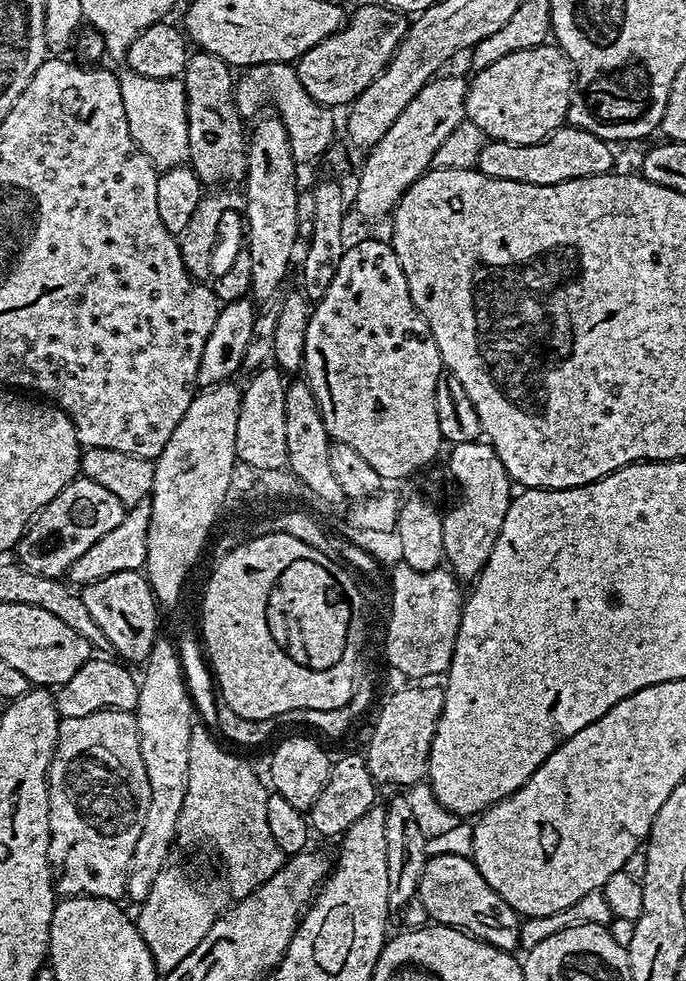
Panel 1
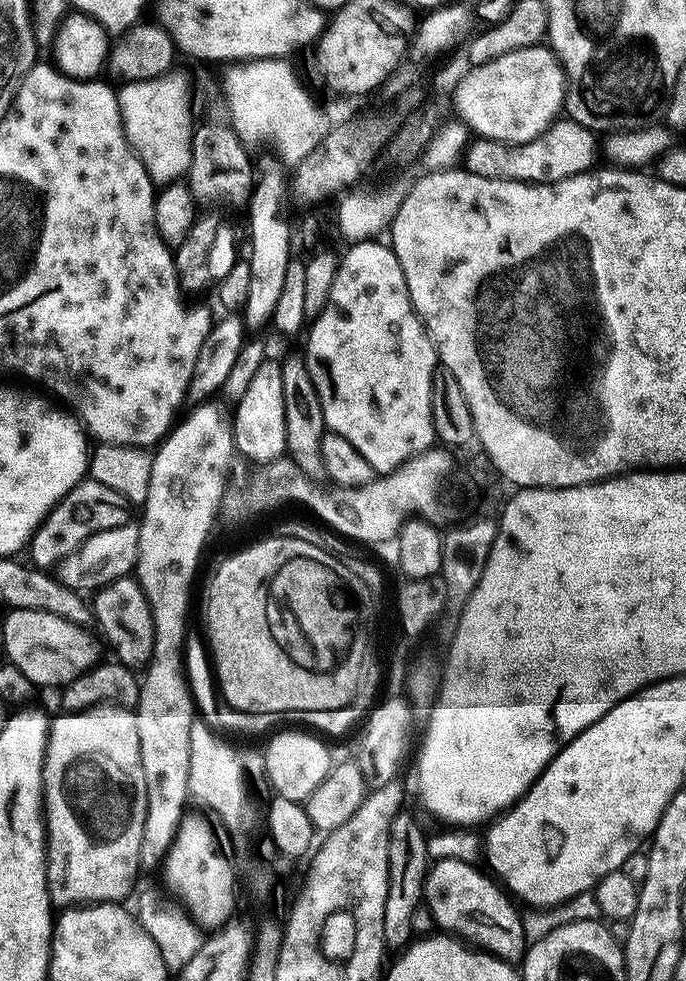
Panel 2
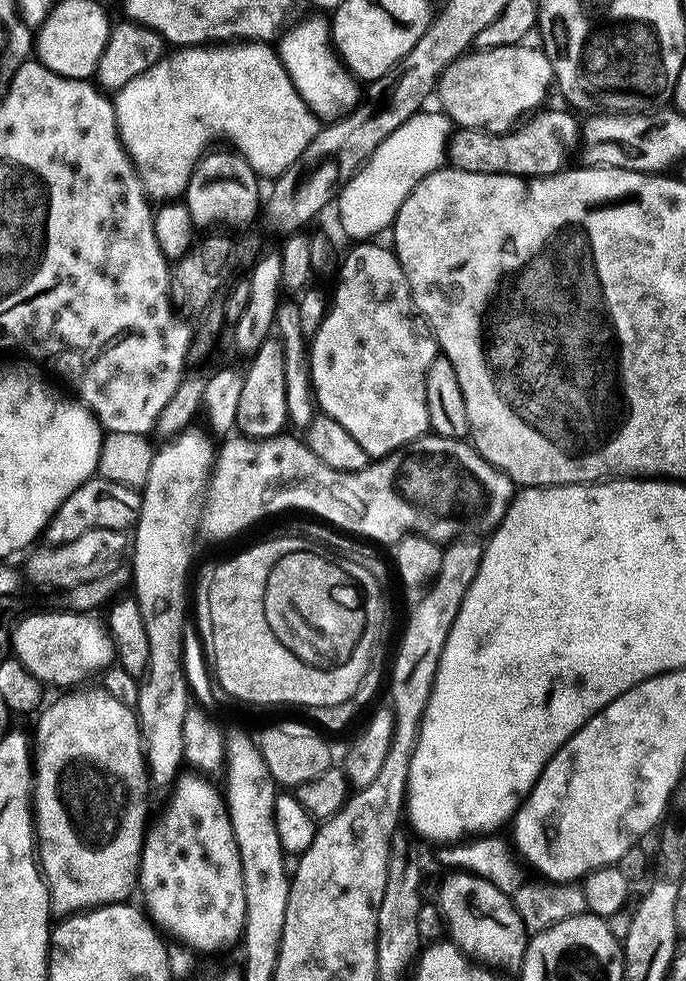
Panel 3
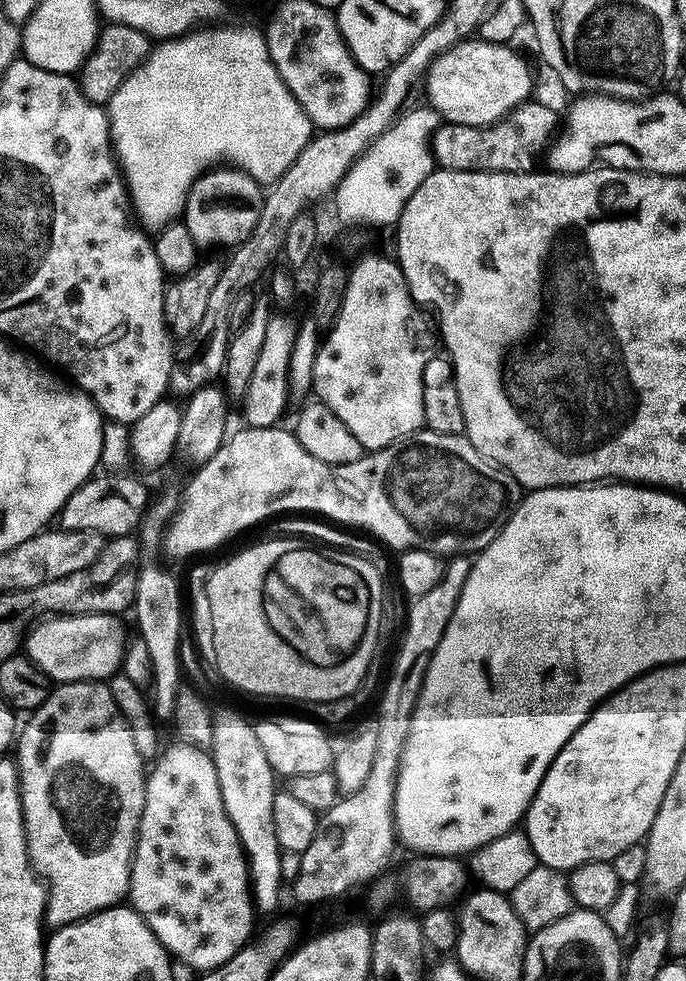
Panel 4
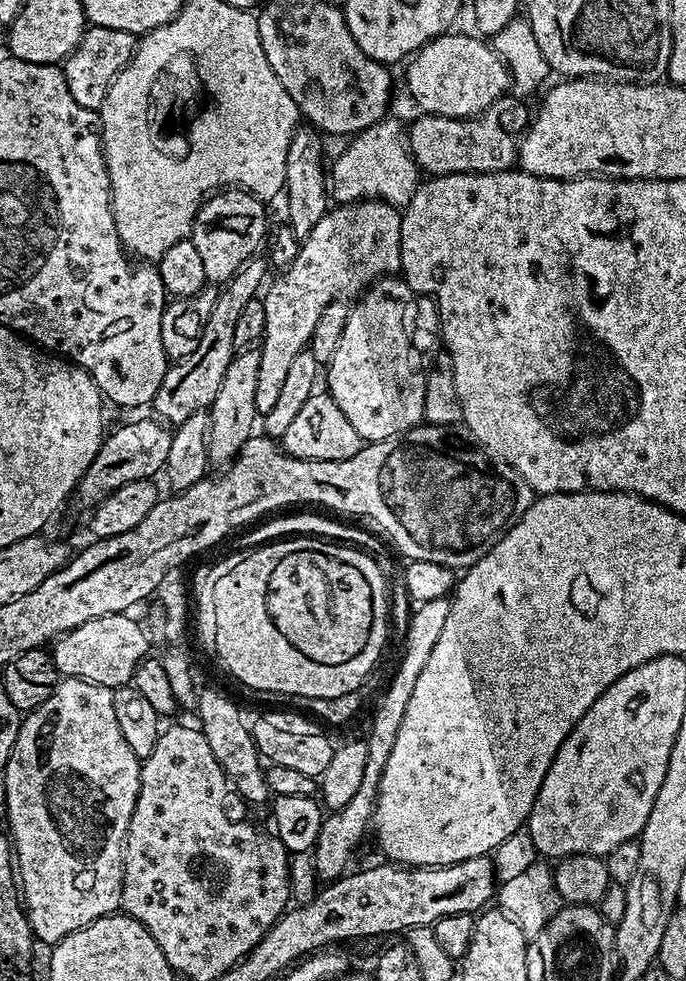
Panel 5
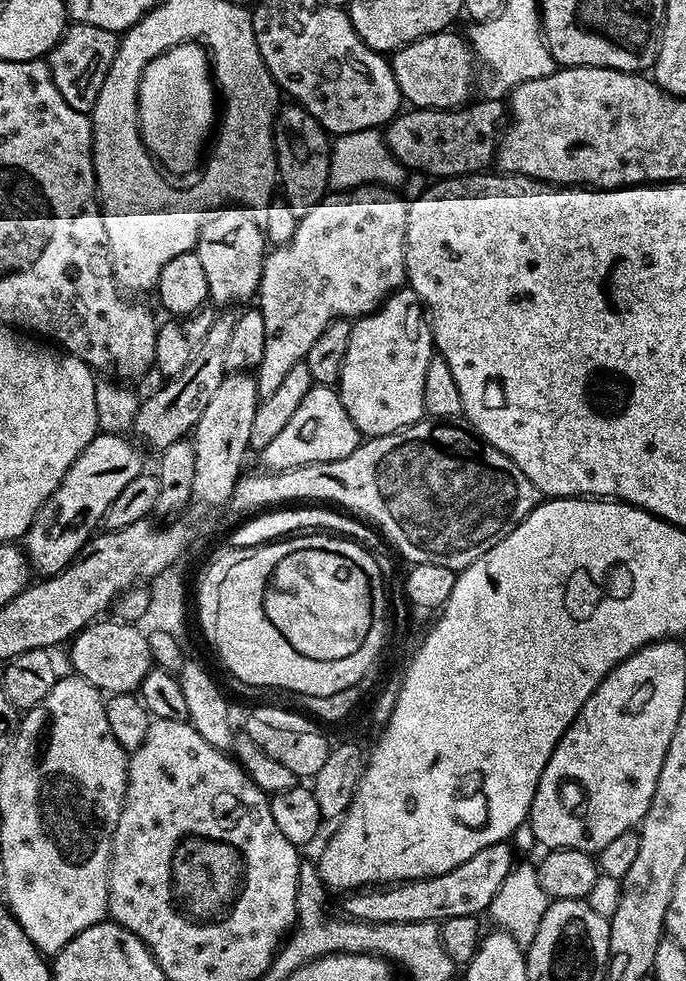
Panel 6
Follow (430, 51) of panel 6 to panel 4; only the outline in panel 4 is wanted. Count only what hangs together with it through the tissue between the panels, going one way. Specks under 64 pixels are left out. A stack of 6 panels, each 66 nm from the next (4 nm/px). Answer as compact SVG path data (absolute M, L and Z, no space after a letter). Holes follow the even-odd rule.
M467 38L432 61L427 70L427 84L427 103L447 123L484 126L505 119L531 97L528 95L532 92L532 72L527 62L507 43Z

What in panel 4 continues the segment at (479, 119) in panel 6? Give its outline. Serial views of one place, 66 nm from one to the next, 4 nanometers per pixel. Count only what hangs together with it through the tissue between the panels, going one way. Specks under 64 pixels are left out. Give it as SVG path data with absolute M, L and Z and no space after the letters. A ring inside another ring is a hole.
M525 102L515 109L516 124L505 118L495 124L466 126L441 123L432 133L430 145L435 163L450 172L531 172L536 155L558 128L558 112L544 104ZM549 135L549 136L548 136ZM541 147L541 148L540 148Z

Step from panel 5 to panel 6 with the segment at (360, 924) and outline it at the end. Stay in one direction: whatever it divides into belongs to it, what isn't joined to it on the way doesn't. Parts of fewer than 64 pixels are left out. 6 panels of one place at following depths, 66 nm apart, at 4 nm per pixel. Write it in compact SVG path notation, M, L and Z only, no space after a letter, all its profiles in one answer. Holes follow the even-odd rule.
M511 843L486 846L486 850L478 850L474 858L466 858L462 866L450 870L446 874L432 876L428 880L406 880L403 884L391 886L369 886L363 890L353 890L343 897L345 917L353 920L364 920L366 923L390 922L426 922L427 920L443 922L450 918L462 918L463 916L480 916L487 913L490 902L494 902L494 894L498 894L498 886L506 882L506 874L514 866L512 860Z

